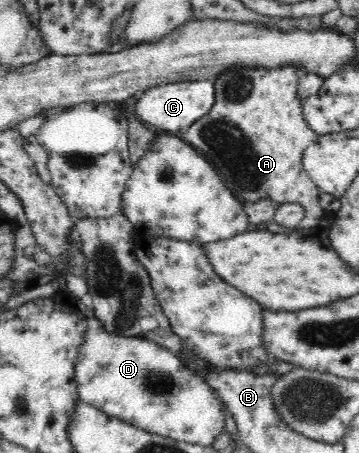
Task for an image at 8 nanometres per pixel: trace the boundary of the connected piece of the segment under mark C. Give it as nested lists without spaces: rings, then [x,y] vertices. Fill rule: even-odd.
[[[214,80],[185,81],[165,84],[147,89],[135,98],[135,114],[149,122],[151,126],[157,126],[161,130],[171,130],[171,134],[180,134],[177,130],[191,126],[196,120],[205,116],[215,102]]]

